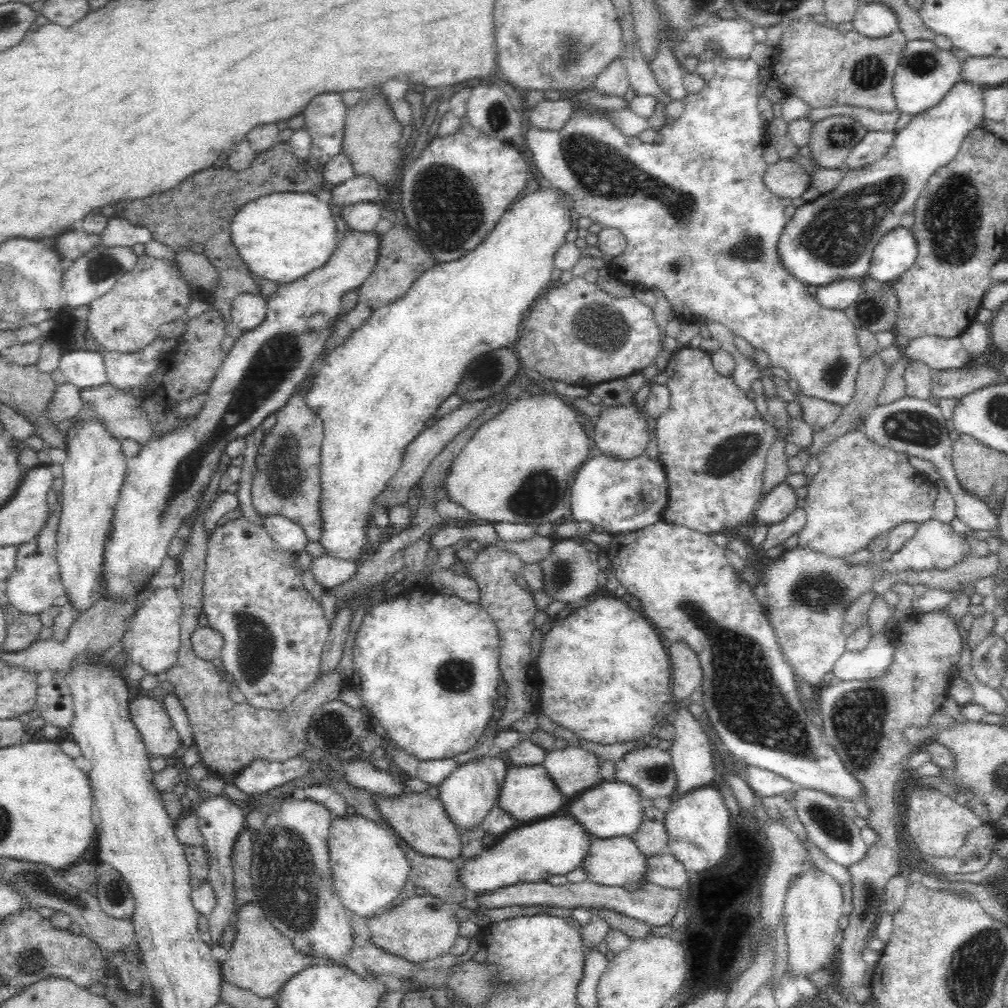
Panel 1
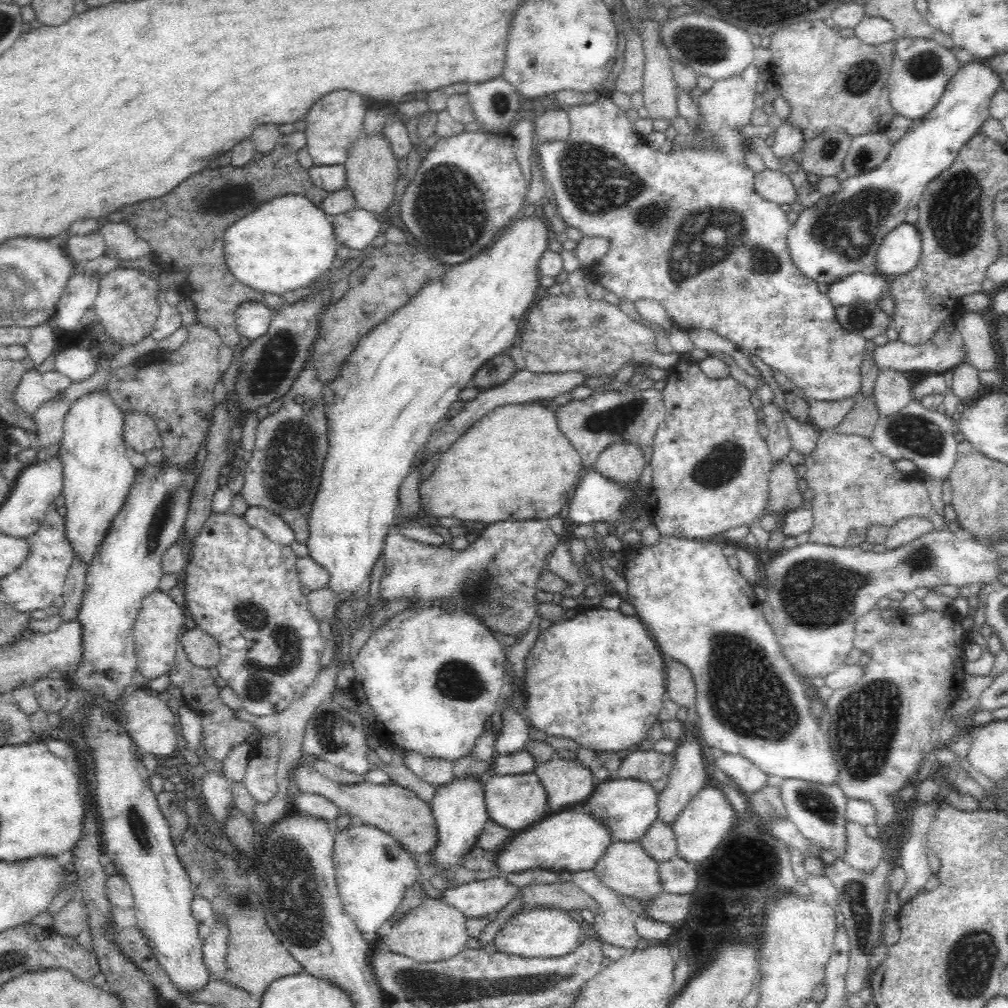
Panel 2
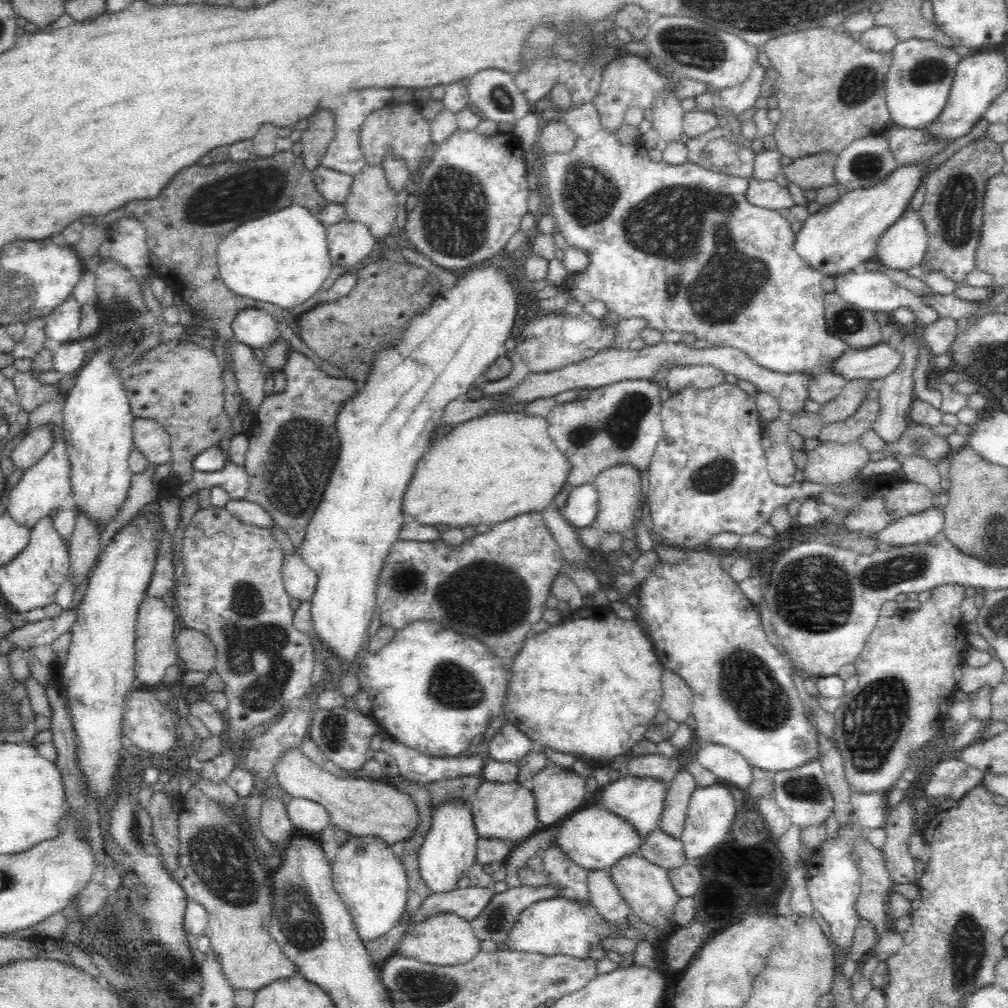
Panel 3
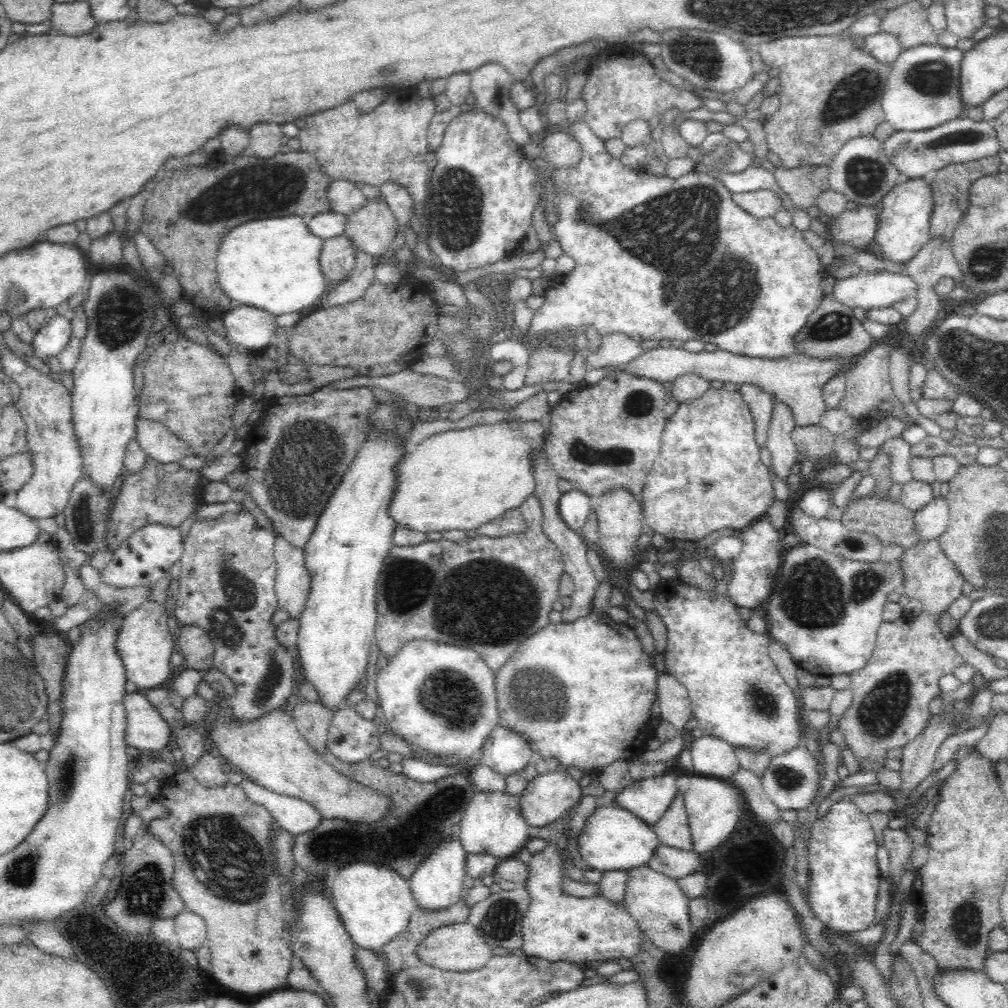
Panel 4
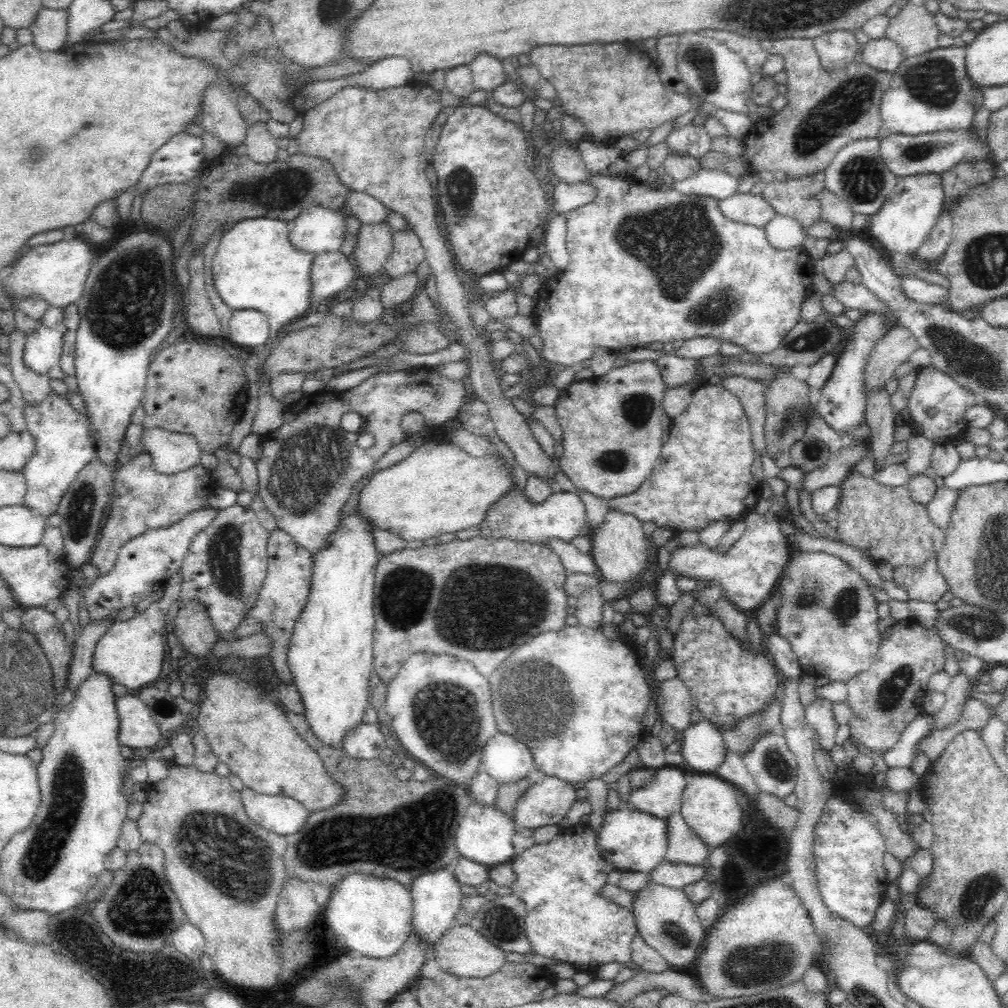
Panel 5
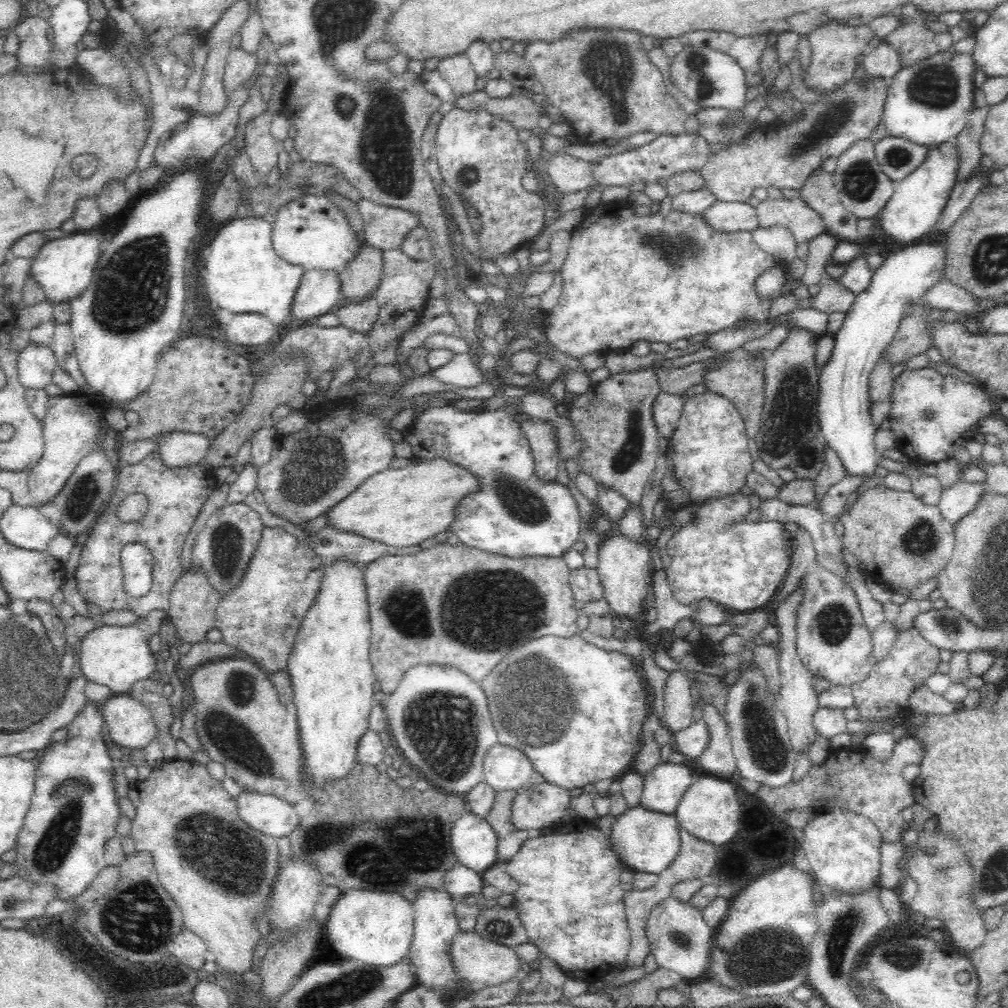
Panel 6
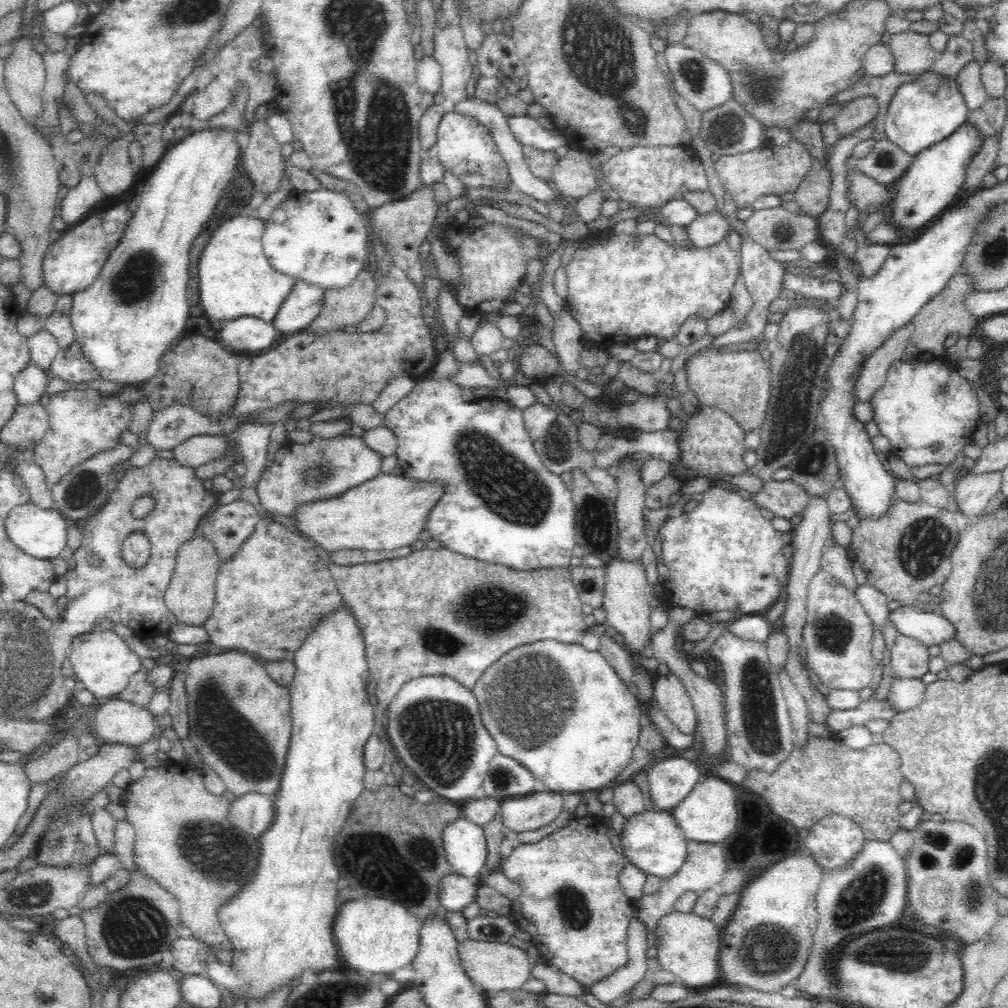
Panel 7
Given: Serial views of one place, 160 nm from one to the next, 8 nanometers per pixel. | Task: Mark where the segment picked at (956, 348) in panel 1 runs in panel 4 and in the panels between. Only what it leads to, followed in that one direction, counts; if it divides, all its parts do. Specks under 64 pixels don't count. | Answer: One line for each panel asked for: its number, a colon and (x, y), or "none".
2: (894, 355)
3: (875, 362)
4: (797, 381)

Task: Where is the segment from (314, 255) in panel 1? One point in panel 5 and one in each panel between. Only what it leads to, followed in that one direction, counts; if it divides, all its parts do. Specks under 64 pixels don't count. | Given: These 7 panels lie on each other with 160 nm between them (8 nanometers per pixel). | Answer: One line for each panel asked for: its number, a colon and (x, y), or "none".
2: (288, 243)
3: (282, 258)
4: (274, 264)
5: (254, 267)

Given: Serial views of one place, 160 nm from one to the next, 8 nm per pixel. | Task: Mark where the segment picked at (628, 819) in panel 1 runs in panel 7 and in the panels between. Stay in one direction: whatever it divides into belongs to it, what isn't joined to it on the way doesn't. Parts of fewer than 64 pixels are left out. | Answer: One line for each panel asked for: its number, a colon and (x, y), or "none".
2: (627, 806)
3: (640, 800)
4: (649, 798)
5: (660, 795)
6: (664, 786)
7: (671, 779)

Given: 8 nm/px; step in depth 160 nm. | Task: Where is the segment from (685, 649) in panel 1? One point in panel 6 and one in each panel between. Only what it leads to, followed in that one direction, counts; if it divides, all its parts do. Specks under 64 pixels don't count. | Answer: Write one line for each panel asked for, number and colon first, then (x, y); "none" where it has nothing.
2: (680, 689)
3: (677, 700)
4: (675, 704)
5: (676, 700)
6: (677, 707)

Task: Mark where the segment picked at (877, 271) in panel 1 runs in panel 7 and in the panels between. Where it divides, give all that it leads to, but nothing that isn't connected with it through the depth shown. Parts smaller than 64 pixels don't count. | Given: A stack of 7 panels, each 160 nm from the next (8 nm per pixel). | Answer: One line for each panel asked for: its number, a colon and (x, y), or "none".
2: (899, 253)
3: (903, 245)
4: (903, 227)
5: (903, 222)
6: (912, 213)
7: (930, 184)

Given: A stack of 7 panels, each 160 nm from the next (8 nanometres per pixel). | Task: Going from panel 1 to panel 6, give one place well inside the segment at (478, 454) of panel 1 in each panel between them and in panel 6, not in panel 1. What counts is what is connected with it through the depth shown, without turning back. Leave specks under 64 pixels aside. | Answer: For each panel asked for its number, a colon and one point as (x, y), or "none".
2: (513, 464)
3: (487, 470)
4: (459, 479)
5: (438, 489)
6: (400, 508)

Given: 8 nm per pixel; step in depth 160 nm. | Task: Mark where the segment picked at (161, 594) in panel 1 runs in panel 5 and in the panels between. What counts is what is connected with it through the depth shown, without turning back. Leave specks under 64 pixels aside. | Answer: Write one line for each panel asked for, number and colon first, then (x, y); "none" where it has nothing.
2: (157, 626)
3: (154, 648)
4: (144, 644)
5: (130, 652)

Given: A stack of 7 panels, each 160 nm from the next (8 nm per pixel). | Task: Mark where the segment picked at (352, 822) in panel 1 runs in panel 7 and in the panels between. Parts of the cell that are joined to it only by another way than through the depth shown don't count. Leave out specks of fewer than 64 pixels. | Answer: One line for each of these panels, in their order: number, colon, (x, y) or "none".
2: (372, 870)
3: (372, 884)
4: (375, 905)
5: (373, 916)
6: (376, 928)
7: (375, 935)

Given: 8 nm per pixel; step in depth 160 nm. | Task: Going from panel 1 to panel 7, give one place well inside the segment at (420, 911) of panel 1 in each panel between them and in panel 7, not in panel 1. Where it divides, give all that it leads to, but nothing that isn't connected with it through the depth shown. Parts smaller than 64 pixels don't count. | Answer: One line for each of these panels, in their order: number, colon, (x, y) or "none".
2: (433, 932)
3: (445, 939)
4: (458, 947)
5: (463, 952)
6: (479, 962)
7: (493, 966)

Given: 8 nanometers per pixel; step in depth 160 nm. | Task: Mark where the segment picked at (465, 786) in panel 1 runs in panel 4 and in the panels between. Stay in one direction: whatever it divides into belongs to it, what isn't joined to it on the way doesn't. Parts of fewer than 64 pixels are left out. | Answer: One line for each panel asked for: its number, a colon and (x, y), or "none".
2: (458, 808)
3: (448, 852)
4: (437, 884)

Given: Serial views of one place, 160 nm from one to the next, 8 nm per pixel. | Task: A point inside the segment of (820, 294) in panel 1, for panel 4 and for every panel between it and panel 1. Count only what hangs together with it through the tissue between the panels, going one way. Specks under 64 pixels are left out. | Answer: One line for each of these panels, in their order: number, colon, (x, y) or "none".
2: (865, 286)
3: (874, 291)
4: (879, 289)

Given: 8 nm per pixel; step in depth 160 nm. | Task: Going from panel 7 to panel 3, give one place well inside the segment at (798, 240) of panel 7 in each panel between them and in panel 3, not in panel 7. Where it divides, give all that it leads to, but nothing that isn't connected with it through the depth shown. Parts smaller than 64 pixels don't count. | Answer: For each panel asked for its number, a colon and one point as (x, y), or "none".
3: (810, 172)
4: (803, 185)
5: (796, 198)
6: (803, 222)

